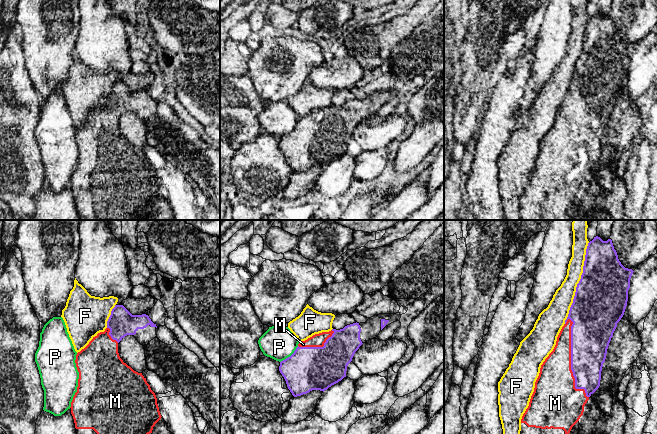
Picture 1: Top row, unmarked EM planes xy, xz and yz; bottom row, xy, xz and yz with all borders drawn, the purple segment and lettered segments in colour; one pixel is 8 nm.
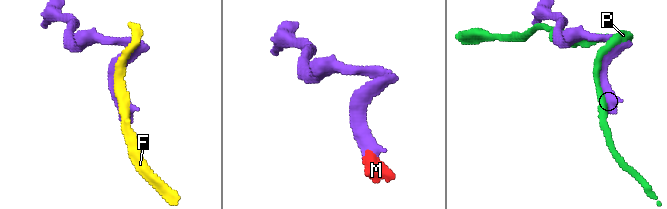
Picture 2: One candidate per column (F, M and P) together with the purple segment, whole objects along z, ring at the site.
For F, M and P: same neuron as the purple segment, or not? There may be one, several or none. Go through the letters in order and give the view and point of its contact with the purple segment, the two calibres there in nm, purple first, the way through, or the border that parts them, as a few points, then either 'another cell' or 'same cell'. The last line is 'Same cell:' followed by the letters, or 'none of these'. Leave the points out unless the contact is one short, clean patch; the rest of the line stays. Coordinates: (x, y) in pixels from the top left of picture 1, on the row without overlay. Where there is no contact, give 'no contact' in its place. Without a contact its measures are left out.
F: contact yz (578, 59); calibres 420 and 170 nm; another cell
M: contact yz (571, 137); calibres 320 and 320 nm; same cell
P: contact xz (290, 132); calibres 360 and 280 nm; another cell
Same cell: M

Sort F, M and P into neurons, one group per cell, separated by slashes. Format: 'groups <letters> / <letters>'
groups F / M / P

